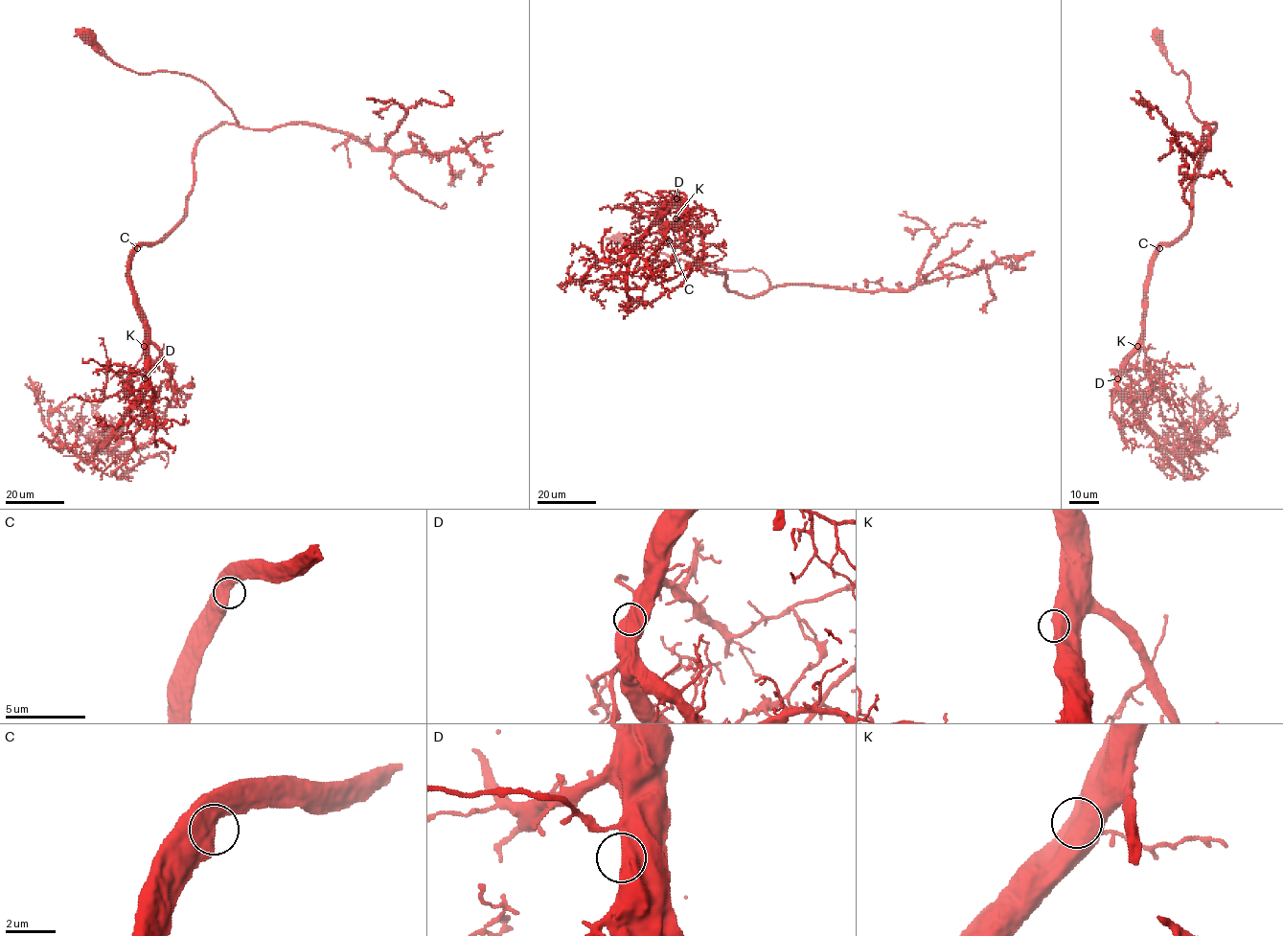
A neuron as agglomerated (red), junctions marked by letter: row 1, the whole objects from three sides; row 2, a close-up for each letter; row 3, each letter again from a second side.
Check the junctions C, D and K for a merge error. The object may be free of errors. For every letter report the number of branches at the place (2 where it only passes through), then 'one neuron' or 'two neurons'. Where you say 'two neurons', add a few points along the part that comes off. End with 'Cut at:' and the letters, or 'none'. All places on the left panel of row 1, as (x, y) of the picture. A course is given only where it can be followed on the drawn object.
C: 1 branches meet; one neuron
D: 1 branches meet; one neuron
K: 1 branches meet; one neuron
Cut at: none

